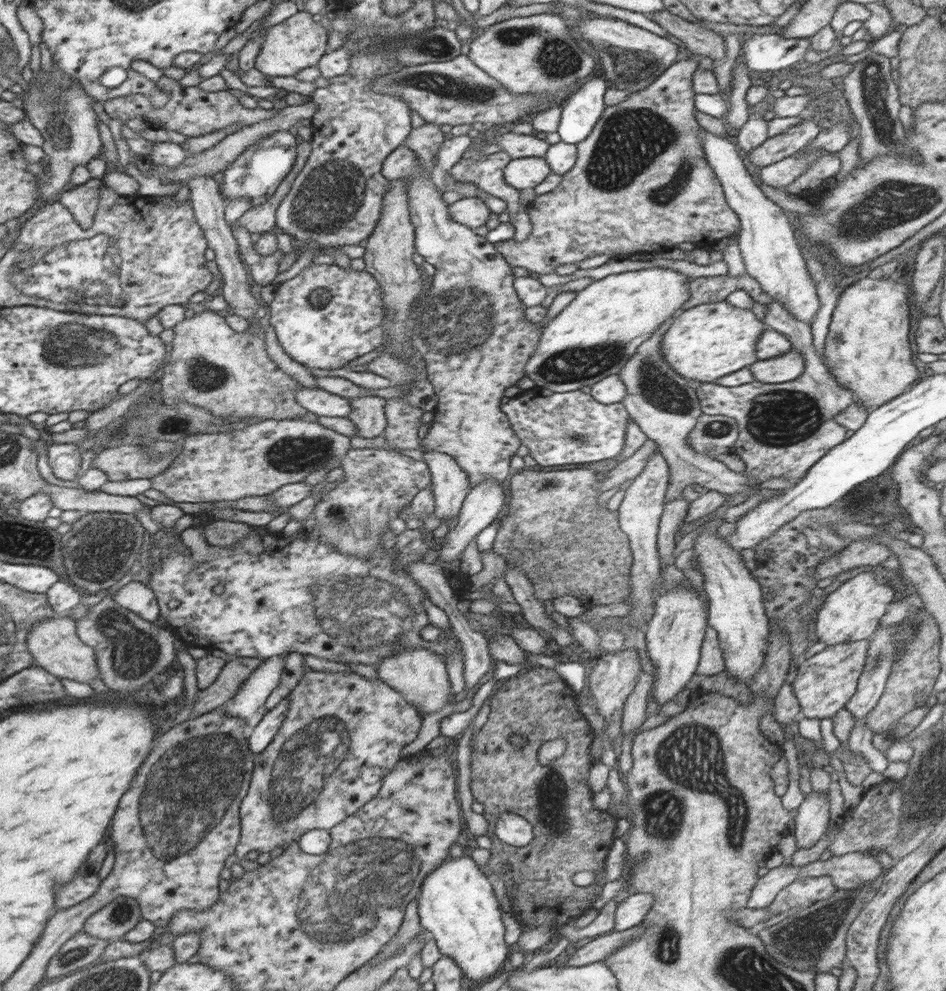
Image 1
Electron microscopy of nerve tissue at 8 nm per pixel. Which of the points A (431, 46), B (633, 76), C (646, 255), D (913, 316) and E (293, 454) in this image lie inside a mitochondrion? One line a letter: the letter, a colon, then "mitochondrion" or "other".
A: mitochondrion
B: mitochondrion
C: other
D: other
E: mitochondrion

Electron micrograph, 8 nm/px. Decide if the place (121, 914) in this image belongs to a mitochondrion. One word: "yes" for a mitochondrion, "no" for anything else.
yes

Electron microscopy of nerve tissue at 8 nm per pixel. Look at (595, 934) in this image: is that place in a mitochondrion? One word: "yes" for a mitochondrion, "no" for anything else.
no

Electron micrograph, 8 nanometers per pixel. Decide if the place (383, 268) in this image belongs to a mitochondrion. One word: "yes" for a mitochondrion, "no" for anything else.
no

